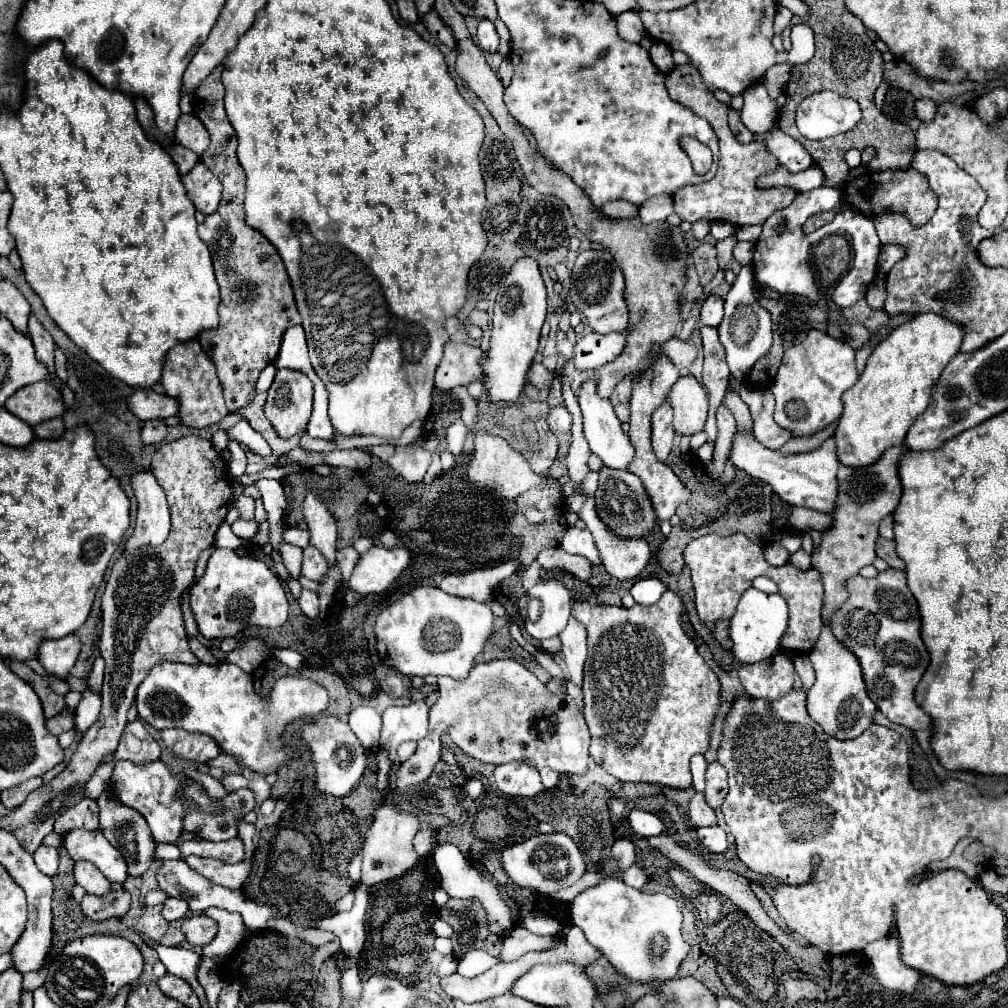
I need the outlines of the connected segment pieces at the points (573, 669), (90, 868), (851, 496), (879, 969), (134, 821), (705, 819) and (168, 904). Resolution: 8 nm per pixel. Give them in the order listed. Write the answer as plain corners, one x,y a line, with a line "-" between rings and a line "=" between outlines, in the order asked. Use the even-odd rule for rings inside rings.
570,618
568,626
562,630
560,640
564,644
564,660
570,672
570,682
574,682
576,686
582,686
582,668
584,668
584,660
586,660
586,630
584,626
=
76,862
74,878
76,884
80,884
88,894
104,896
110,892
108,878
104,878
104,874
100,874
100,870
96,870
96,866
90,862
=
894,446
882,454
882,458
866,468
846,468
840,464
838,470
838,486
840,486
840,496
838,496
838,510
834,512
834,524
832,530
822,532
822,544
820,548
812,554
812,566
820,570
822,582
824,582
824,618
828,620
840,604
848,598
848,592
844,590
844,582
858,574
860,568
868,566
876,558
876,538
878,538
878,524
880,520
894,512
900,496
902,496
902,486
900,486
900,476
898,476
898,462
908,452
908,448
=
894,936
872,942
864,948
864,954
874,966
874,976
884,990
912,994
922,980
922,972
912,970
900,960
900,942
=
110,790
102,792
102,796
98,798
98,806
100,806
100,832
112,846
116,846
122,852
124,860
128,862
128,876
142,876
154,862
154,848
156,848
156,842
148,830
146,820
134,808
124,806
=
696,792
694,798
690,800
688,816
690,816
690,822
696,828
700,828
700,826
716,826
716,814
714,814
712,808
706,806
706,800
704,800
702,792
=
168,898
162,906
162,915
166,920
184,920
188,912
188,902
184,898

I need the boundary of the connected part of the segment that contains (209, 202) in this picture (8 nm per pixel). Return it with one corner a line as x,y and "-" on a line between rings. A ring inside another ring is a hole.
198,162
192,172
182,176
182,182
196,210
210,216
218,208
218,202
222,196
222,184
202,162

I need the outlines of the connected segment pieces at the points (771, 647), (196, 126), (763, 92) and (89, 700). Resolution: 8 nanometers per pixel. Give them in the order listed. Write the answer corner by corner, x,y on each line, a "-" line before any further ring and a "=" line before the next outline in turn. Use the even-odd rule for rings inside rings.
756,588
744,592
738,602
736,614
730,620
728,636
732,640
732,654
740,664
756,664
770,658
780,648
780,638
788,626
788,606
780,594
766,594
=
182,114
176,122
176,130
174,130
174,136
176,140
192,150
194,154
202,154
208,144
210,144
210,134
206,132
204,124
200,122
200,118
196,118
196,114
=
764,84
752,86
744,92
744,106
742,106
742,122
752,134
768,134
776,128
778,122
778,104
770,98
=
90,688
84,692
84,698
80,700
78,708
76,708
76,718
74,718
74,726
78,728
80,734
84,734
90,724
96,722
100,714
100,696
94,694

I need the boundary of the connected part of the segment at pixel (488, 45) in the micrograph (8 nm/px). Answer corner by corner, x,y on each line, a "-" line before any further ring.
482,20
478,24
478,44
480,44
480,48
486,50
486,52
496,52
498,42
500,42
500,38
498,38
494,24
488,22
488,20

